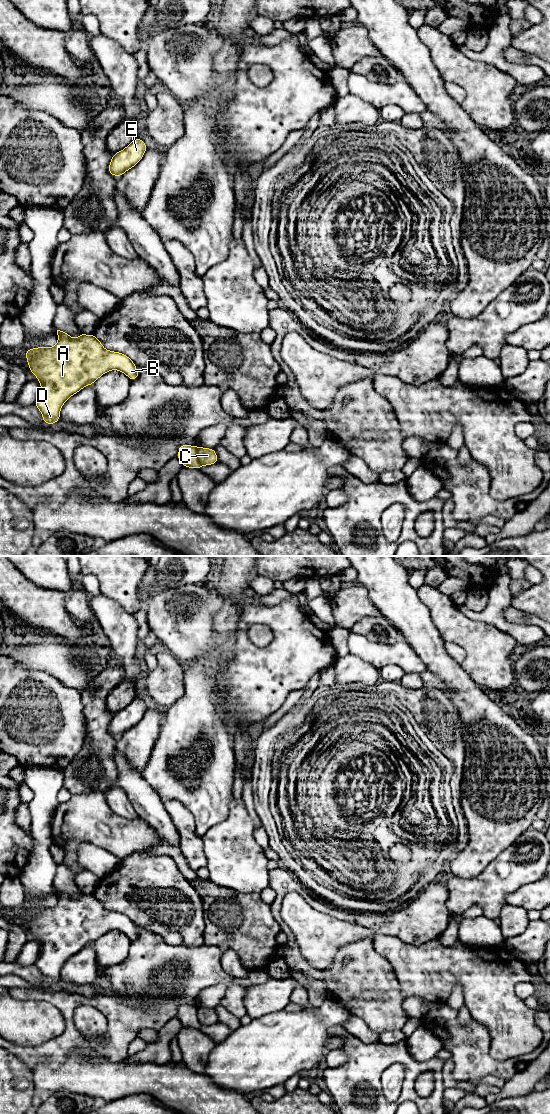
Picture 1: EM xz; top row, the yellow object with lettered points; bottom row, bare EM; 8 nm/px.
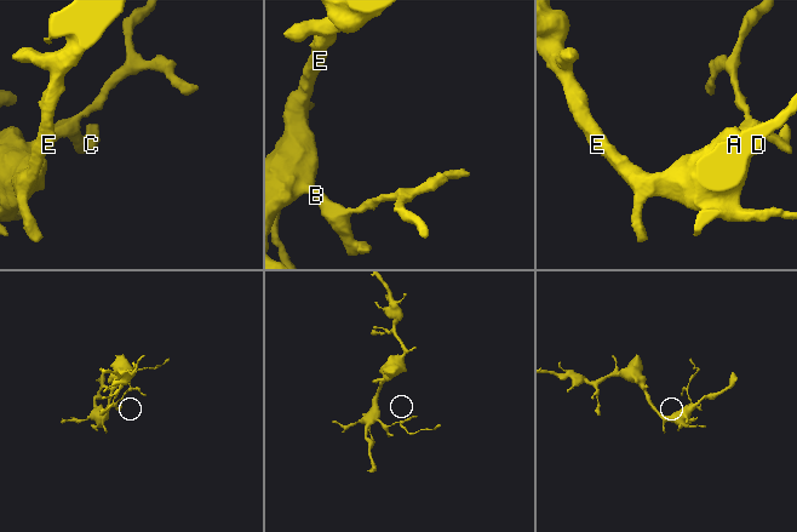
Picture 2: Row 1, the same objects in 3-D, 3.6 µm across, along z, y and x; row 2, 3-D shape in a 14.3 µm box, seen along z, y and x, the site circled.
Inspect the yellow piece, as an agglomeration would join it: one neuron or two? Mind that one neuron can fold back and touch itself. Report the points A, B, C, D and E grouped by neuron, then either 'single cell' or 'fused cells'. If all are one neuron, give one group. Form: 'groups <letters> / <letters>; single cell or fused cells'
groups A B D E / C; fused cells

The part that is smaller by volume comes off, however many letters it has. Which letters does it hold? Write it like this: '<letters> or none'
C

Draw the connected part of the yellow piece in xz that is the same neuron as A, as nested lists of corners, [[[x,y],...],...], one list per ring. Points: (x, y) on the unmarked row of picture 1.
[[[57,890],[57,895],[58,903],[54,907],[40,906],[25,912],[29,930],[41,944],[41,952],[34,965],[40,970],[43,983],[52,985],[58,982],[63,964],[110,930],[123,932],[131,941],[139,937],[136,924],[127,915],[106,910],[94,894],[80,893],[77,899],[73,899],[68,893]]]

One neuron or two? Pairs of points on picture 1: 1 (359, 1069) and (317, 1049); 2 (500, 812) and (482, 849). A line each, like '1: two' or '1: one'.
1: two
2: one

